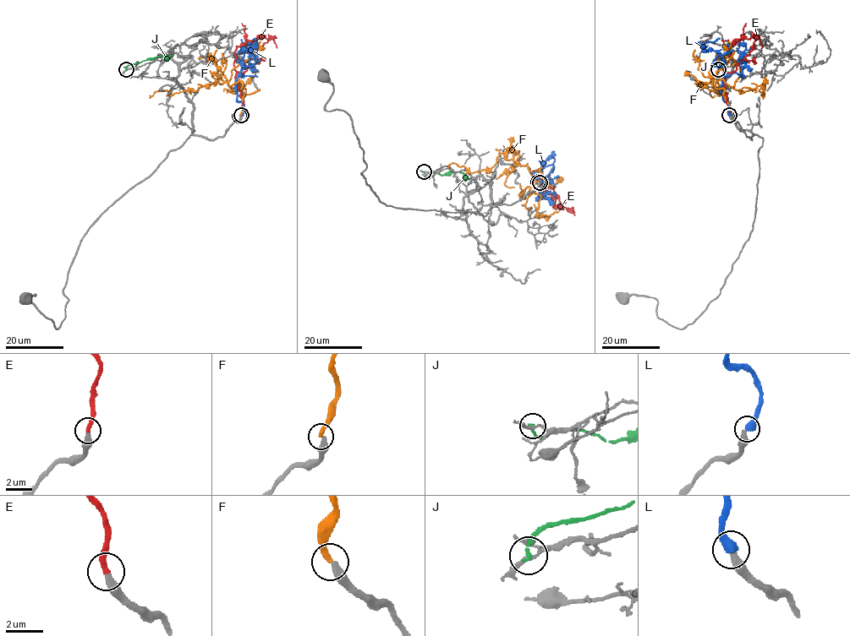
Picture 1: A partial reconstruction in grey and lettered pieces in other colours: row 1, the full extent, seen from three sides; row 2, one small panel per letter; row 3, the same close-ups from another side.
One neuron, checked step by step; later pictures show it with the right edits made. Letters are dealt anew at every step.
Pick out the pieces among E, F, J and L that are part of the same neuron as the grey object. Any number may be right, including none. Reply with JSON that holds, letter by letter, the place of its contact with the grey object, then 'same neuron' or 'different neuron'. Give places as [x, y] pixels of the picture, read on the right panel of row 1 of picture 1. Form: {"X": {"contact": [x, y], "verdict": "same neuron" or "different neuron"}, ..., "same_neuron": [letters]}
{"E": {"contact": [729, 115], "verdict": "same neuron"}, "F": {"contact": [729, 116], "verdict": "different neuron"}, "J": {"contact": [718, 69], "verdict": "different neuron"}, "L": {"contact": [729, 115], "verdict": "different neuron"}, "same_neuron": ["E"]}

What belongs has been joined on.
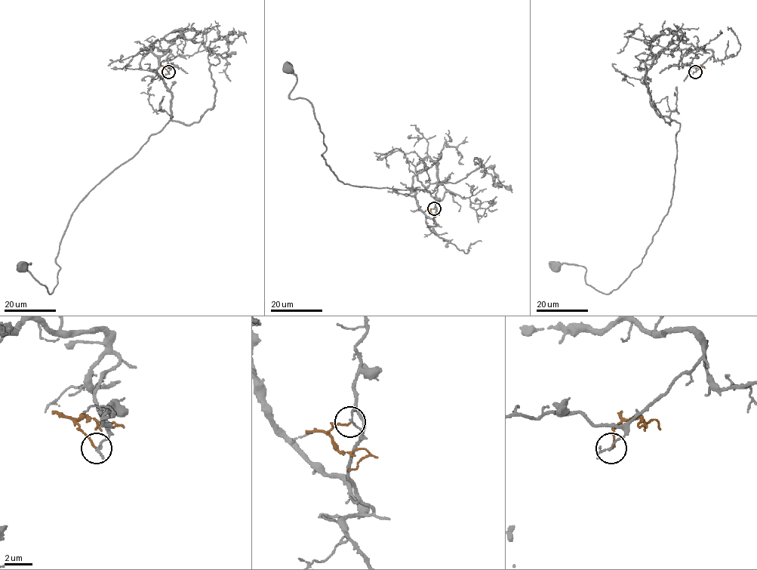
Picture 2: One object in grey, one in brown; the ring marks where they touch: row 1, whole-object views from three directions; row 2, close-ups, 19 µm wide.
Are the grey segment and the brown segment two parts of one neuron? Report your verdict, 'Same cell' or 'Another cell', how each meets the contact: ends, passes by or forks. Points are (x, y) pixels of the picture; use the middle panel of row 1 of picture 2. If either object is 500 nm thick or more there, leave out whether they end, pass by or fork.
Another cell. At the ring grey passes by. At the ring brown ends

